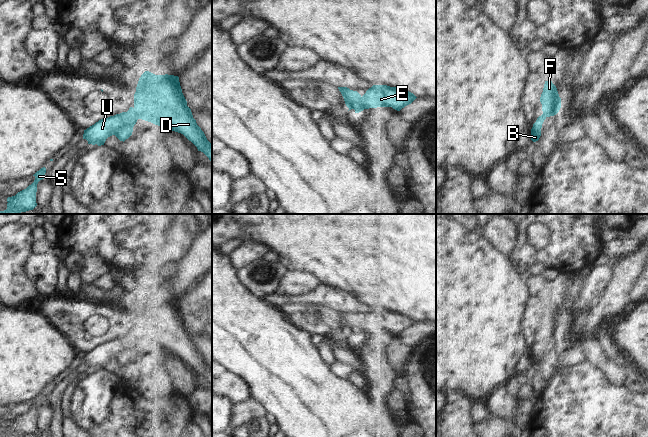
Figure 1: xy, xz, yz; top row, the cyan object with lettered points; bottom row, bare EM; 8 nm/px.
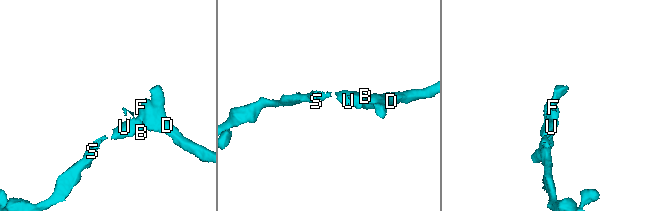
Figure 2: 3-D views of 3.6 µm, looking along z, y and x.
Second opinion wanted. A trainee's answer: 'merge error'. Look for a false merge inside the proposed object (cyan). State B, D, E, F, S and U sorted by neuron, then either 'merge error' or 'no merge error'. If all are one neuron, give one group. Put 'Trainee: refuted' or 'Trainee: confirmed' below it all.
B D E F S U | no merge error
Trainee: refuted

